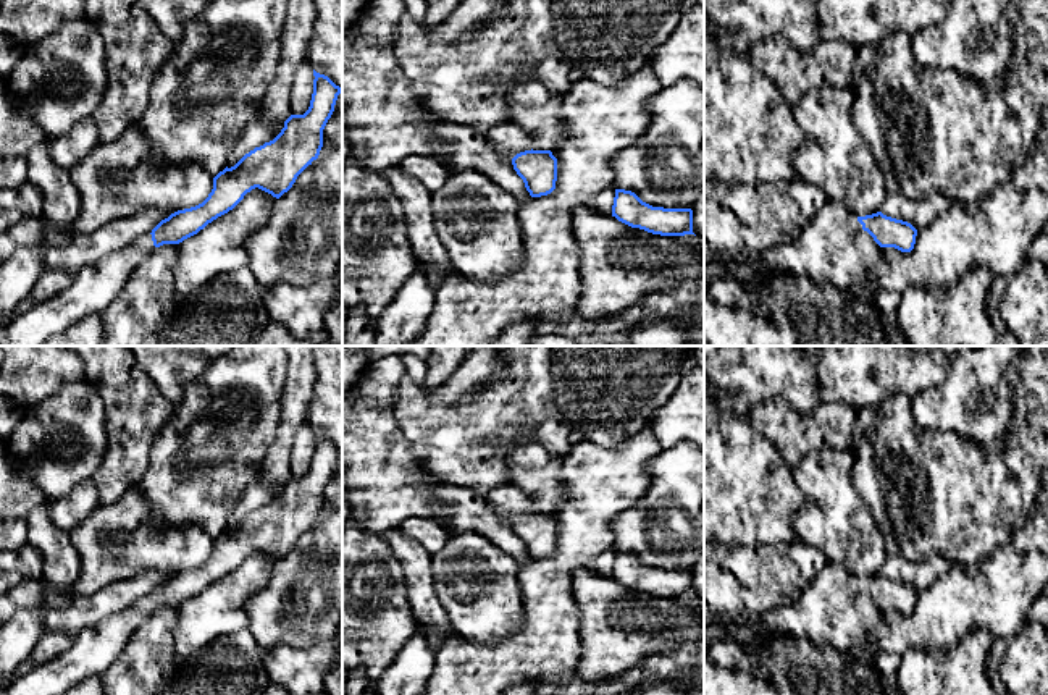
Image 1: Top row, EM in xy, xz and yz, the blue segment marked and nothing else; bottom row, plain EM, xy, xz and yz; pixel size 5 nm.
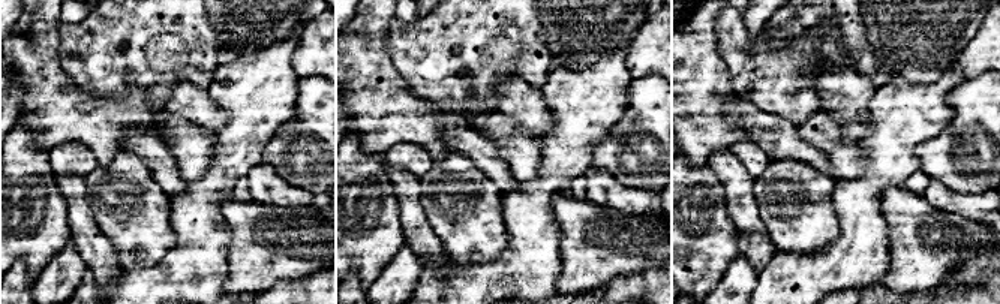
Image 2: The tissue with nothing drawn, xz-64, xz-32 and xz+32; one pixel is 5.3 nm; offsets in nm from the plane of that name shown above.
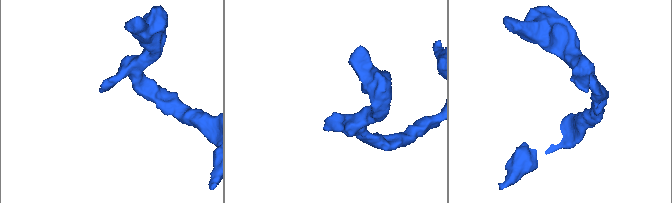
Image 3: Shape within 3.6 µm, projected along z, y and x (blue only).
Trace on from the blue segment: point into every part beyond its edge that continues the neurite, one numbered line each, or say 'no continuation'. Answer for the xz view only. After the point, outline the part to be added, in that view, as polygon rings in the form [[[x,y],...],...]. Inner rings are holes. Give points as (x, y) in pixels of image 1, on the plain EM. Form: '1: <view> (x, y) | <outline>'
1: xz (507, 501) | [[[510,482],[493,488],[483,499],[493,512],[509,522],[520,514],[531,512],[533,504],[533,495]]]

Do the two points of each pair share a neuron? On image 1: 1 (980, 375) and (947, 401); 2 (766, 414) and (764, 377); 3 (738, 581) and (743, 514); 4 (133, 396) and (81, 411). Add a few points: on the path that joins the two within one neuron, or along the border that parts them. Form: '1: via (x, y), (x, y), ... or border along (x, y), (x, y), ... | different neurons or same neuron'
1: via (972, 383), (955, 401) | same neuron
2: border along (801, 414), (782, 401), (764, 401), (748, 417) | different neurons
3: border along (721, 542), (761, 547) | different neurons
4: border along (86, 380), (102, 403), (107, 432) | different neurons

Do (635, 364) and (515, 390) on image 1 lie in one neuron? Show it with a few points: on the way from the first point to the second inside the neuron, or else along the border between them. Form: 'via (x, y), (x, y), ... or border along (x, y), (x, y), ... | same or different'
border along (551, 362), (554, 403), (564, 419) | different

